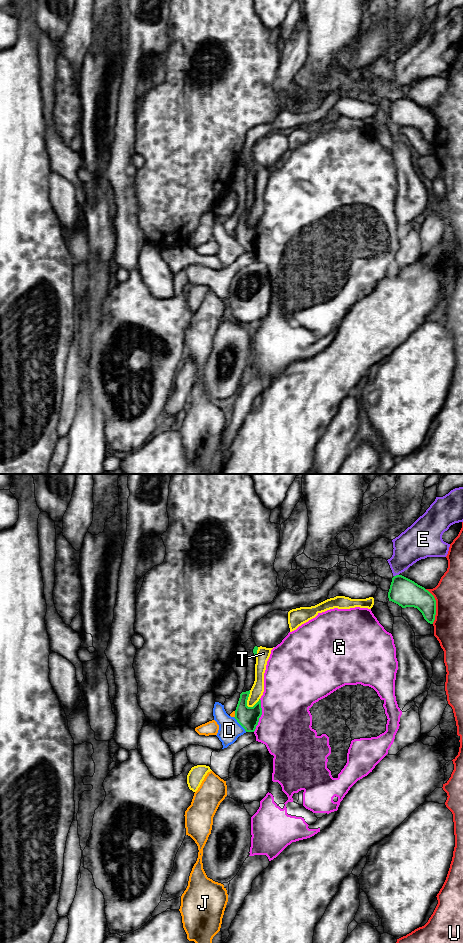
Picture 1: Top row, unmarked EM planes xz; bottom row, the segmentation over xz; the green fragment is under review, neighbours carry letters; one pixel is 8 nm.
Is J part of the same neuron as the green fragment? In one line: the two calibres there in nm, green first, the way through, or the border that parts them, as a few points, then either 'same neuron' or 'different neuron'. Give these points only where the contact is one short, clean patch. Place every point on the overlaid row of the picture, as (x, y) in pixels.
180 nm thick on the green side, 40 nm on the other; border along xz (235, 711), (234, 717); different neuron

